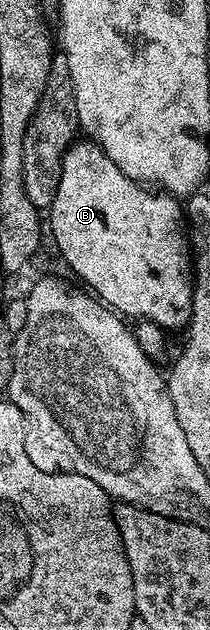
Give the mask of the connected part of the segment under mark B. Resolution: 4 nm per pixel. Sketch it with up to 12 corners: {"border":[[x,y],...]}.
{"border":[[66,150],[48,231],[105,306],[190,322],[183,204]]}

